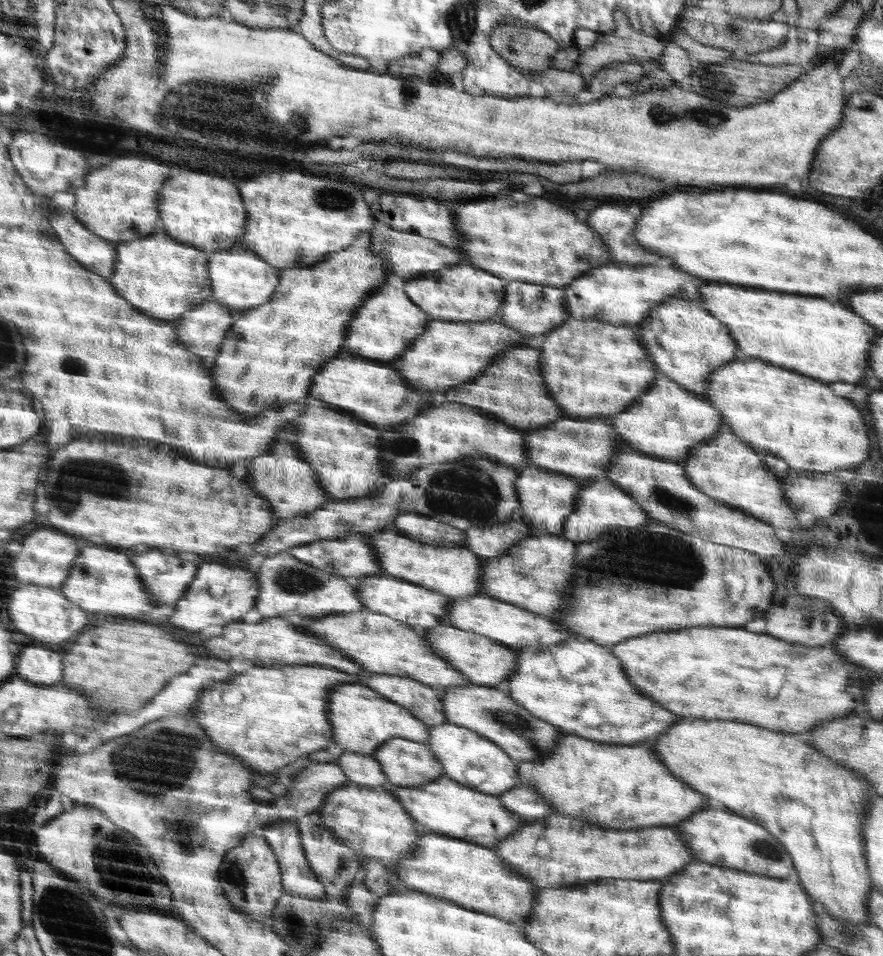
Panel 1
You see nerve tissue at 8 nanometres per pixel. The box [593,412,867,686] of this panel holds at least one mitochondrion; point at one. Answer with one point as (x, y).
(678, 504)

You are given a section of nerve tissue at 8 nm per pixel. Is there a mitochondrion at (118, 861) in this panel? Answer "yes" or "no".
yes

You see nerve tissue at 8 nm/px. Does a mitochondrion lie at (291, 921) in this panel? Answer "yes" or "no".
yes

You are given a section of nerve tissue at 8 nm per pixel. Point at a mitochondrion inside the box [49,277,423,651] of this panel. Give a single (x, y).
(293, 580)

